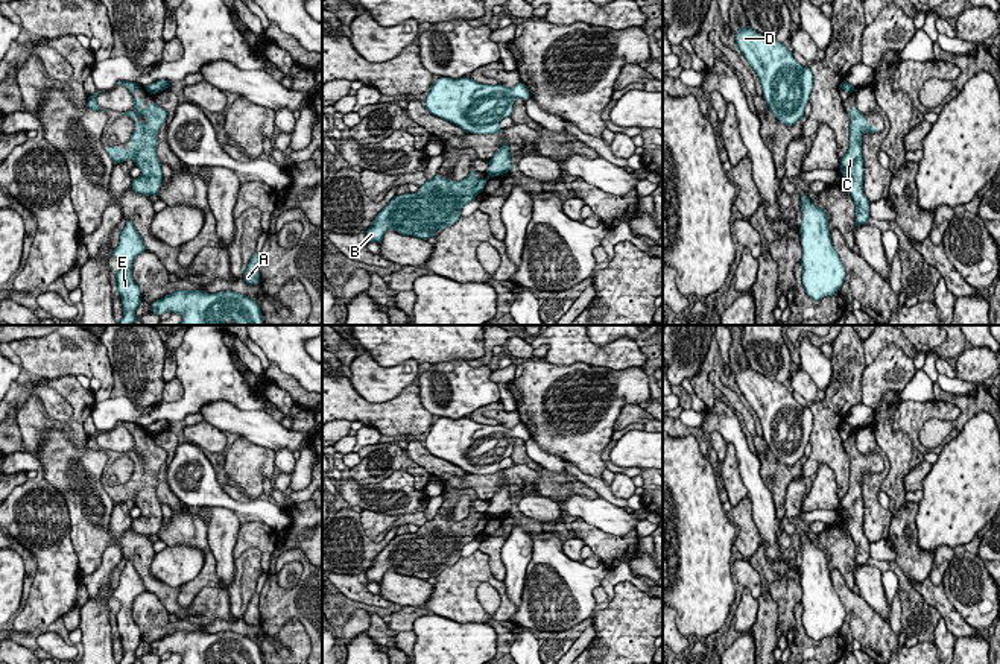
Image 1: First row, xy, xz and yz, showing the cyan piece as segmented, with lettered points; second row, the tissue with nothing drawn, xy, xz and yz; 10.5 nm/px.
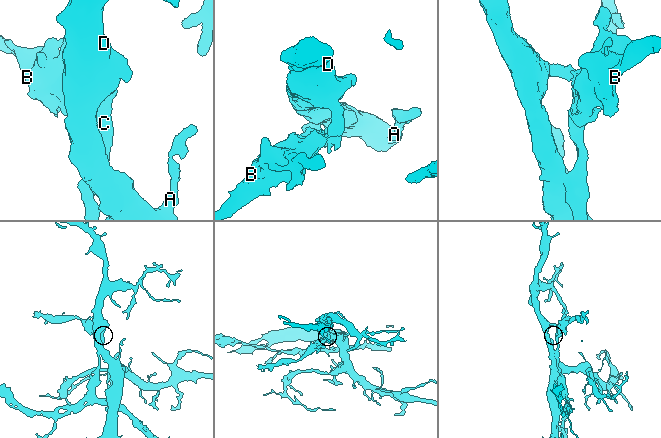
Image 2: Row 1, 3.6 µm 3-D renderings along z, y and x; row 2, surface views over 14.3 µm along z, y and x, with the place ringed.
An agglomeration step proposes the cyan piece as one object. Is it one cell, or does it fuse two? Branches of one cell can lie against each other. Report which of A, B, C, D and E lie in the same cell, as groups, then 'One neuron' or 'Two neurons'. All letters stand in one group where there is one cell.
Groups: A D / B C E. Two neurons

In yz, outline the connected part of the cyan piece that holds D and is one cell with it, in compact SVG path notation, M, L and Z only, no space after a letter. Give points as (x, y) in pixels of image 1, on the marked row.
M748 27L734 35L740 53L757 73L763 99L772 114L786 126L802 119L813 88L810 67L795 61L783 43L772 41Z

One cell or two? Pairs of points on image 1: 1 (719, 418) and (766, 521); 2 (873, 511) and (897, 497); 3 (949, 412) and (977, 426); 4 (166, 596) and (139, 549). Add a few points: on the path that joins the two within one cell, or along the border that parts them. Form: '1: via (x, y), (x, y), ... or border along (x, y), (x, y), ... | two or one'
1: via (740, 444), (750, 464), (751, 479), (760, 496) | one
2: border along (888, 509), (892, 515) | two
3: border along (959, 432), (938, 455) | two
4: via (154, 584), (145, 575), (142, 561) | one

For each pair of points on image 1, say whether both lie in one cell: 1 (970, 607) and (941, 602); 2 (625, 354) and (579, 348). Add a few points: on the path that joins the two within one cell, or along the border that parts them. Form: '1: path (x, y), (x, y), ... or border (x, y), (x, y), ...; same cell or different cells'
1: border (943, 582), (946, 596), (953, 608), (976, 629); different cells
2: path (614, 354), (590, 353); same cell

